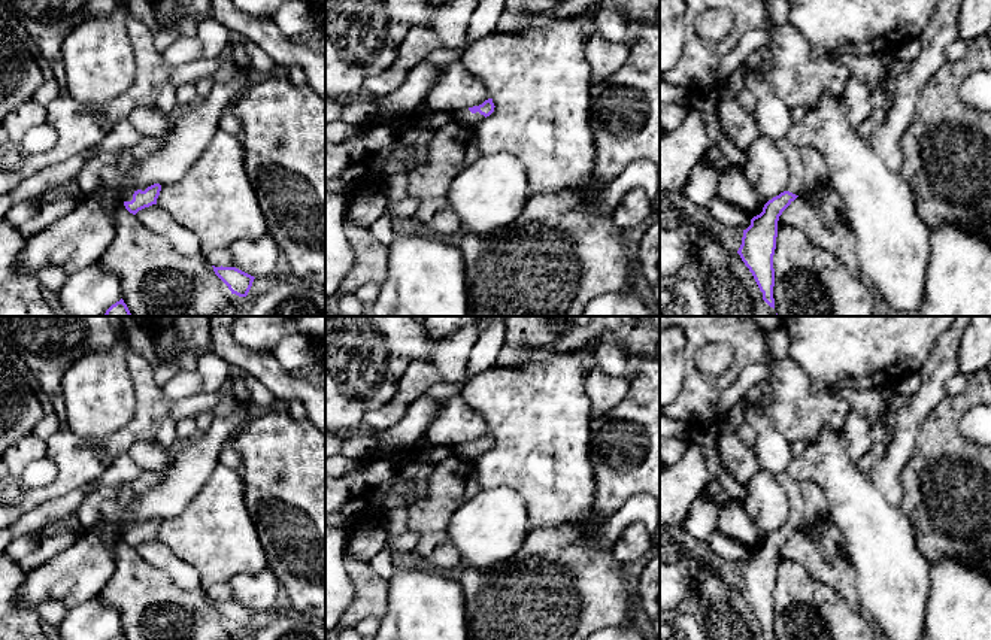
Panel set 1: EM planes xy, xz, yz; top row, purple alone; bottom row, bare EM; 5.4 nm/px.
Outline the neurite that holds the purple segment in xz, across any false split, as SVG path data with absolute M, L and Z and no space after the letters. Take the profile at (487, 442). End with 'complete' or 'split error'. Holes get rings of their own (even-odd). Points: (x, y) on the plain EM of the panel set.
M493 433L485 434L479 440L464 442L454 446L454 454L458 457L466 457L469 459L478 459L484 452L490 451L494 446Z | split error

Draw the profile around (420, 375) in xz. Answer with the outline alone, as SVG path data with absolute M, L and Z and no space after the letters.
M412 361L398 380L393 400L381 409L364 415L364 424L370 433L381 433L396 425L407 407L430 386L443 380L440 368L430 361Z

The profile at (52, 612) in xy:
M6 550L0 552L0 619L6 618L15 610L31 609L42 622L54 627L60 627L67 607L58 600L46 600L37 603L33 607L21 607L16 603L16 594L19 592L27 573L18 565L16 559L12 559Z

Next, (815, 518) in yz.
M812 480L800 482L800 491L804 495L804 516L800 531L821 539L828 522L828 503L824 491Z

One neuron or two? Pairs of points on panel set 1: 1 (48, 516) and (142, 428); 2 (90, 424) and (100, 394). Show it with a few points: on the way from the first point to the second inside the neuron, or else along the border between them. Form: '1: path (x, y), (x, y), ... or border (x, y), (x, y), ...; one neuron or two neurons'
1: border (90, 481), (47, 500); two neurons
2: path (90, 416), (99, 402); one neuron

